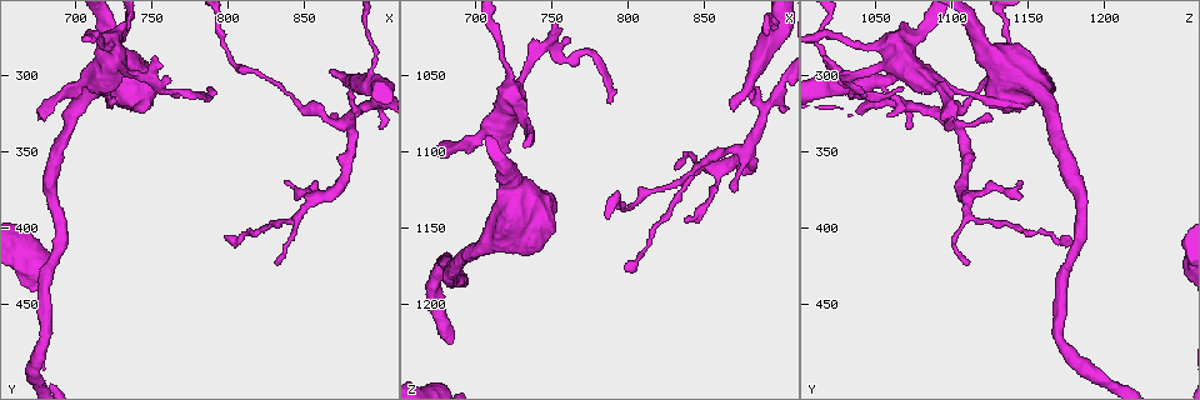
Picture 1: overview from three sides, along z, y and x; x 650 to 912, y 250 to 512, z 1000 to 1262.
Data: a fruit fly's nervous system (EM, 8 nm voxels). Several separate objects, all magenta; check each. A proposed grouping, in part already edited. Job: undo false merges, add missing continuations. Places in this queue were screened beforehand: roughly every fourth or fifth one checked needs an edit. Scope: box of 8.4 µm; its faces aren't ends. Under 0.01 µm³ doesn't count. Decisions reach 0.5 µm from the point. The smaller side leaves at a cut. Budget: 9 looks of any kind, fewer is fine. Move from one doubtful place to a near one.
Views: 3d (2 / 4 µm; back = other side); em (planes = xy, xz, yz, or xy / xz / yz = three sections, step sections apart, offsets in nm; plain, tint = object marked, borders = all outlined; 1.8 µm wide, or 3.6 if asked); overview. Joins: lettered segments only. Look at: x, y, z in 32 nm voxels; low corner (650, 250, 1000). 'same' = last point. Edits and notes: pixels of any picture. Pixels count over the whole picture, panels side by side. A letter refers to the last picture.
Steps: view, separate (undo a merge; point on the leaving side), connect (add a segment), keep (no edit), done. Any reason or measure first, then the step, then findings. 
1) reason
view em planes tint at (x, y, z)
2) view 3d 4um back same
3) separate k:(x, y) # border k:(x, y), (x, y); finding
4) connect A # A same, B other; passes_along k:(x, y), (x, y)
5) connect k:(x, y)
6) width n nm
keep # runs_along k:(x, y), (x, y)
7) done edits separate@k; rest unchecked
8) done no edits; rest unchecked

sudden change in width
view em 3.6um planes borders at (722, 316, 1120)

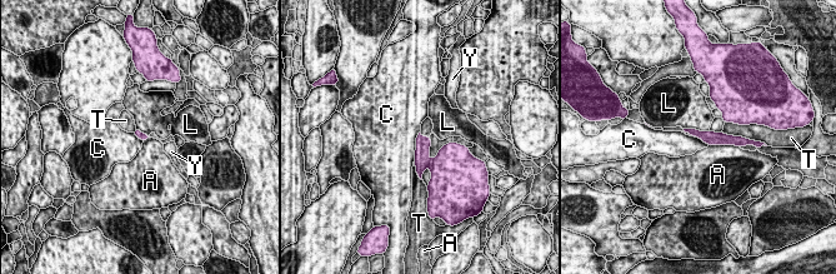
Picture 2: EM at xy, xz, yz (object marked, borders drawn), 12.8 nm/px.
longest_contact A 400 nm
separate 2:(421, 160) # A other, C other, L other, T other, Y other; part_leaving 2:(692, 131), (710, 138), (735, 142); two neurons meet here

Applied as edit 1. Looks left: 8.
two arms in line, one across
view em planes tint at (860, 376, 1110)

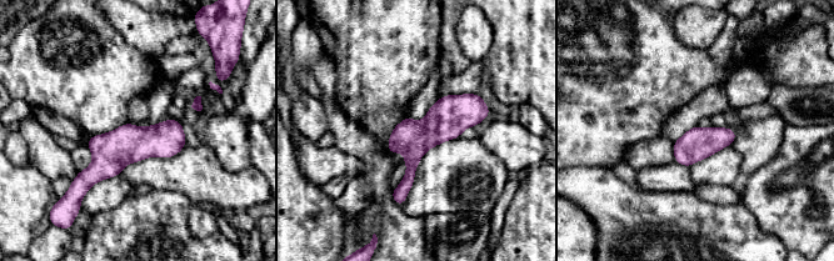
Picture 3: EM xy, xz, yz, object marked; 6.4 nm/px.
what lies round it
view em planes borders same

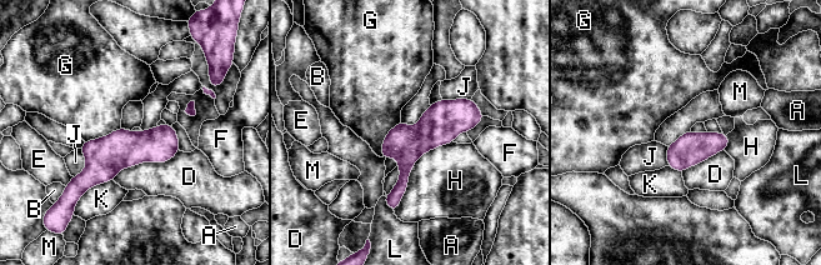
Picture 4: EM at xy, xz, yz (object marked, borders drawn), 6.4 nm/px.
width 220 nm
keep # A other, B other, D other, E other, F other, G other, H other, J other, K other, L other, M other; border 4:(400, 120), (383, 140), (381, 156); all the same neuron

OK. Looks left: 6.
done edits separate@2; rest unchecked

